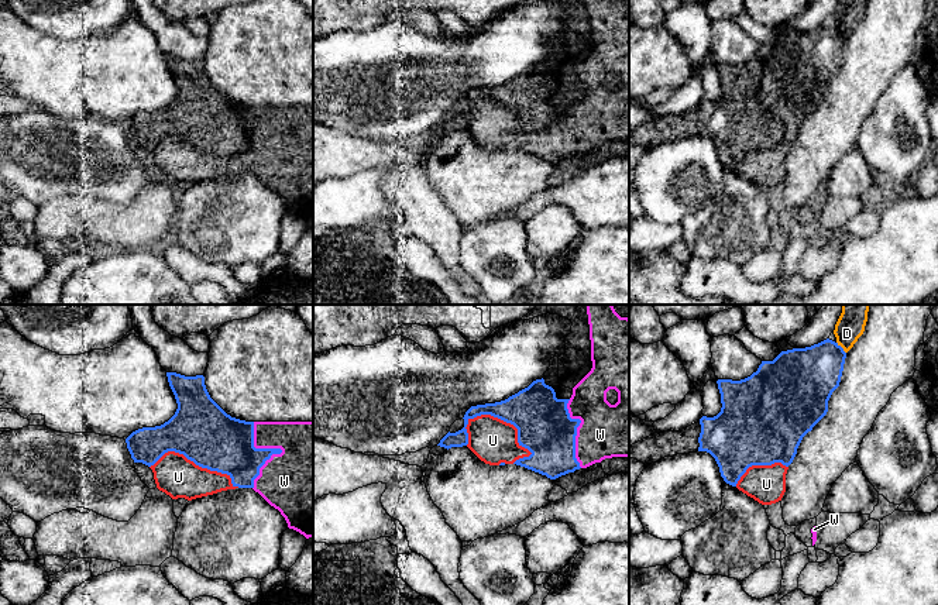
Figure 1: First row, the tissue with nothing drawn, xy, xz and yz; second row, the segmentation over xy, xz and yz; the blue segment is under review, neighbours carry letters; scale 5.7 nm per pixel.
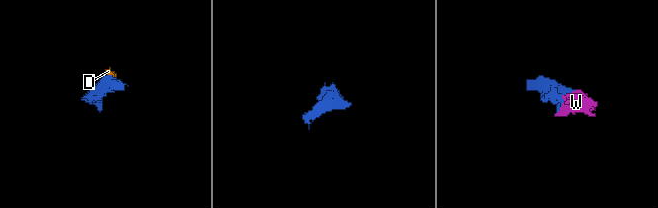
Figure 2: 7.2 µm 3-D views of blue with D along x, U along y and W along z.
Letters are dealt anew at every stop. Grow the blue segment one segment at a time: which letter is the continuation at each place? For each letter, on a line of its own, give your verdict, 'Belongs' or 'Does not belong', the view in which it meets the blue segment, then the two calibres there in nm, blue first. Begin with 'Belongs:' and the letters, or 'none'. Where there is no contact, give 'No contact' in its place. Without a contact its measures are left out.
Belongs: U, W
D: Does not belong. Touches blue in yz. Thickness 320 nm (blue) against 160 nm
U: Belongs. Touches blue in xz. Thickness 320 nm (blue) against 260 nm
W: Belongs. Touches blue in xy. Thickness 240 nm (blue) against 460 nm

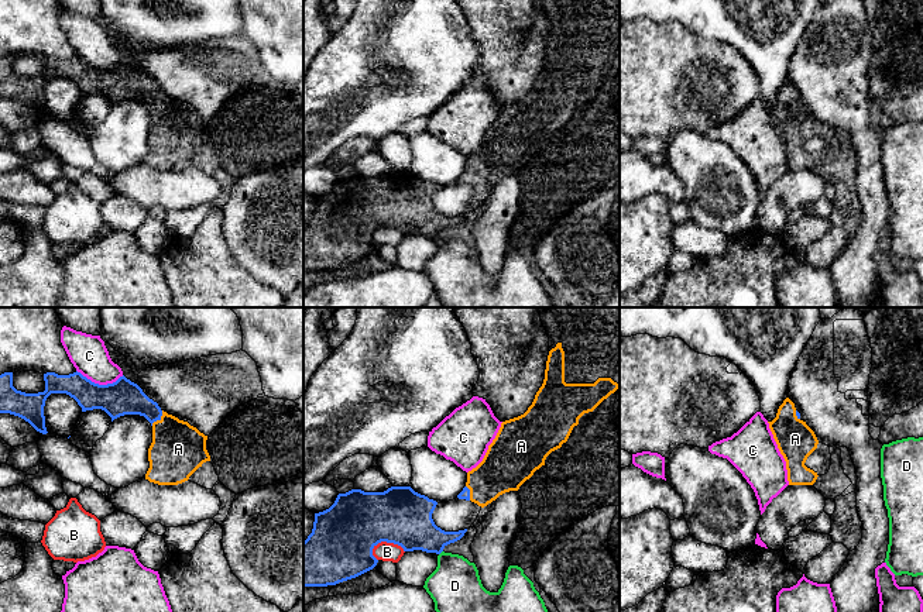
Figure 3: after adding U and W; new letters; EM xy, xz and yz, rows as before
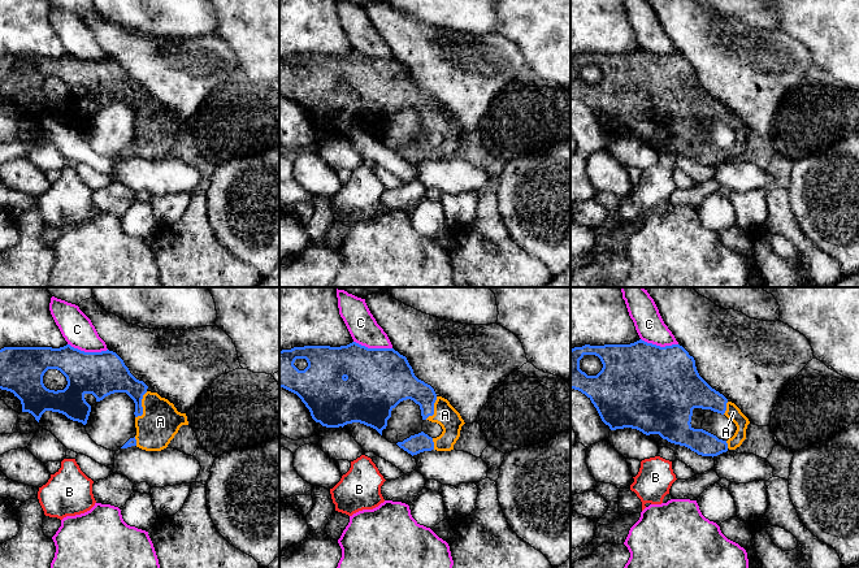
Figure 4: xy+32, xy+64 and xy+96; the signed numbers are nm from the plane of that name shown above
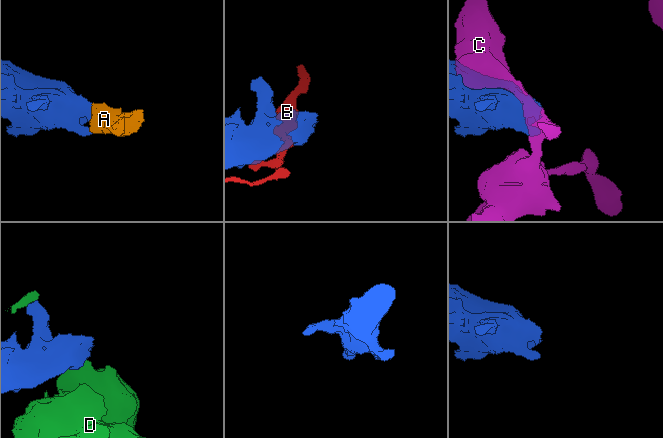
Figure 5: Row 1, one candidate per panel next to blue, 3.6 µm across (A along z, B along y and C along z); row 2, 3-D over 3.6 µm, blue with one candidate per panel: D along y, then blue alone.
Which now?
Belongs: A
A: Belongs. Touches blue in xy. Thickness 200 nm (blue) against 300 nm
B: Does not belong. Touches blue in xz. Thickness 360 nm (blue) against 110 nm
C: Does not belong. Touches blue in xy. Thickness 200 nm (blue) against 220 nm
D: Does not belong. Touches blue in xz. Thickness 280 nm (blue) against 300 nm

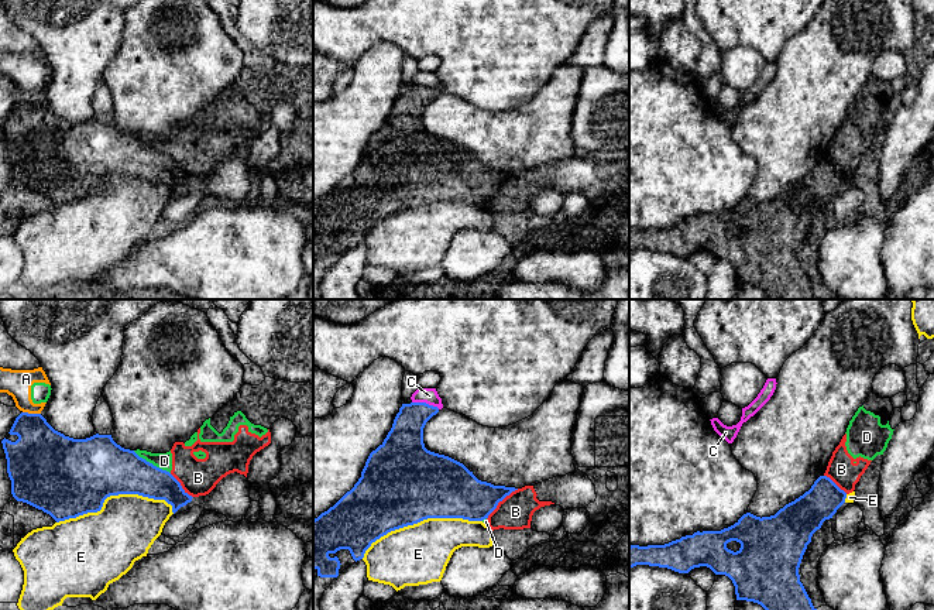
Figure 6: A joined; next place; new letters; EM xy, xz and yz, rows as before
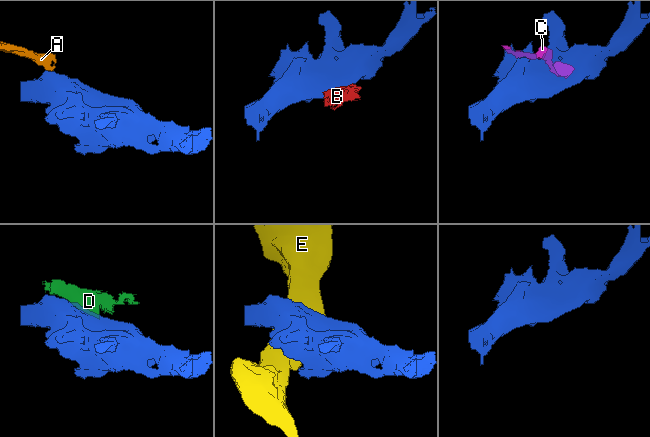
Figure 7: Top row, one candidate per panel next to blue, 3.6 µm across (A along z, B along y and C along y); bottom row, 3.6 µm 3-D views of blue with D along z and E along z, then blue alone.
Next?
Belongs: none
A: Does not belong. Touches blue in xy. Thickness 340 nm (blue) against 160 nm
B: Does not belong. Touches blue in xz. Thickness 280 nm (blue) against 200 nm
C: Does not belong. Touches blue in xz. Thickness 200 nm (blue) against 90 nm
D: Does not belong. Touches blue in xy. Thickness 300 nm (blue) against 100 nm
E: Does not belong. Touches blue in xy. Thickness 440 nm (blue) against 360 nm

